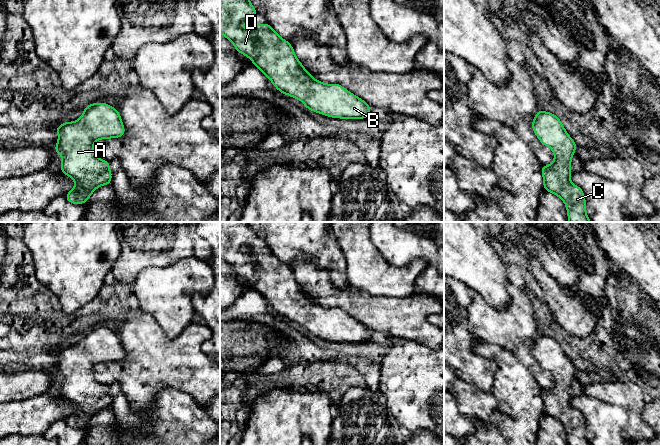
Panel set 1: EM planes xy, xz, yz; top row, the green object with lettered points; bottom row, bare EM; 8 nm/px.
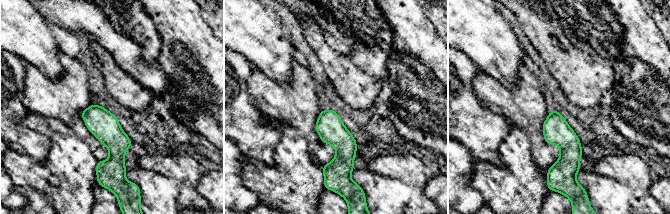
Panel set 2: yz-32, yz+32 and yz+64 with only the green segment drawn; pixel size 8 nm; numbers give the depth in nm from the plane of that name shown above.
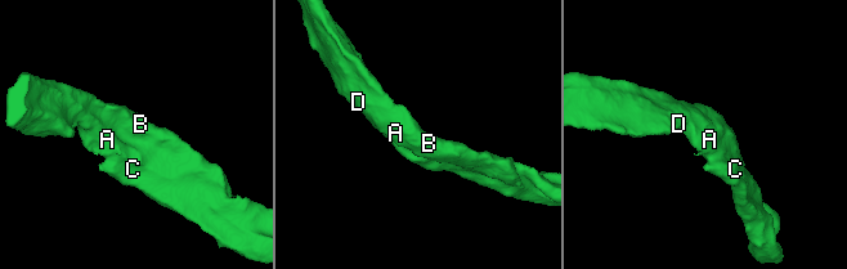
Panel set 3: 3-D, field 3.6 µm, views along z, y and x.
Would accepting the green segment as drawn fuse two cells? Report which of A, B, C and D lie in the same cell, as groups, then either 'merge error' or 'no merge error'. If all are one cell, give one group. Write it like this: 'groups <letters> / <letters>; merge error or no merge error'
groups A B C D; no merge error

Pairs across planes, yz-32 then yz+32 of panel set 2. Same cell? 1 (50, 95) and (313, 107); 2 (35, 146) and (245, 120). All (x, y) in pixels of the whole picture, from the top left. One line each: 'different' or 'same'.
1: same
2: same

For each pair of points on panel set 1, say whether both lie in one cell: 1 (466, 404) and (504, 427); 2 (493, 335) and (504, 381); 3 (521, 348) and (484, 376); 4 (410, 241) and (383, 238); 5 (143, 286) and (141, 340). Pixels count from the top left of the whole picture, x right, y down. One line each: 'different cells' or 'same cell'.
1: same cell
2: different cells
3: different cells
4: same cell
5: different cells

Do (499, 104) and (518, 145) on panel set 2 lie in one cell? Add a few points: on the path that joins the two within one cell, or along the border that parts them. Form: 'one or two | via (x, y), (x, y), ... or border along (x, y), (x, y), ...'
two | border along (513, 124), (530, 140)

